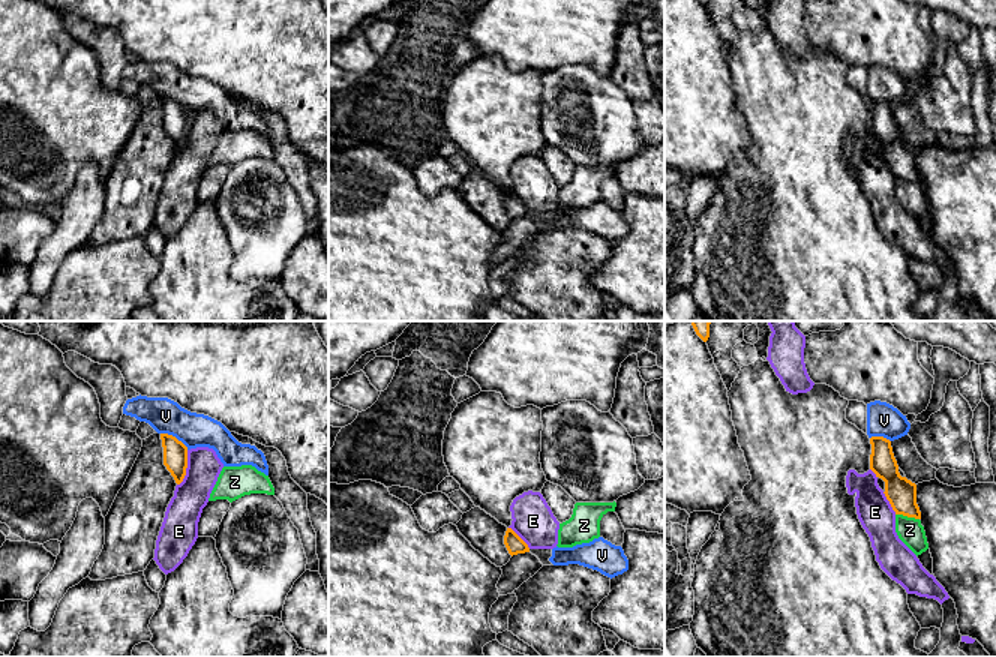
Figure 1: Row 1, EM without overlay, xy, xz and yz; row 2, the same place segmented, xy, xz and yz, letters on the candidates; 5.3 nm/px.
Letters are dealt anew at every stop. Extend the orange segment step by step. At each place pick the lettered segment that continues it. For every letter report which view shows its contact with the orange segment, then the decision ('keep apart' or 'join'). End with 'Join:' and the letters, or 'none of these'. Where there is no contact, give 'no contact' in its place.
E: contact in xy; keep apart
V: contact in xy; keep apart
Z: contact in yz; keep apart
Join: none of these

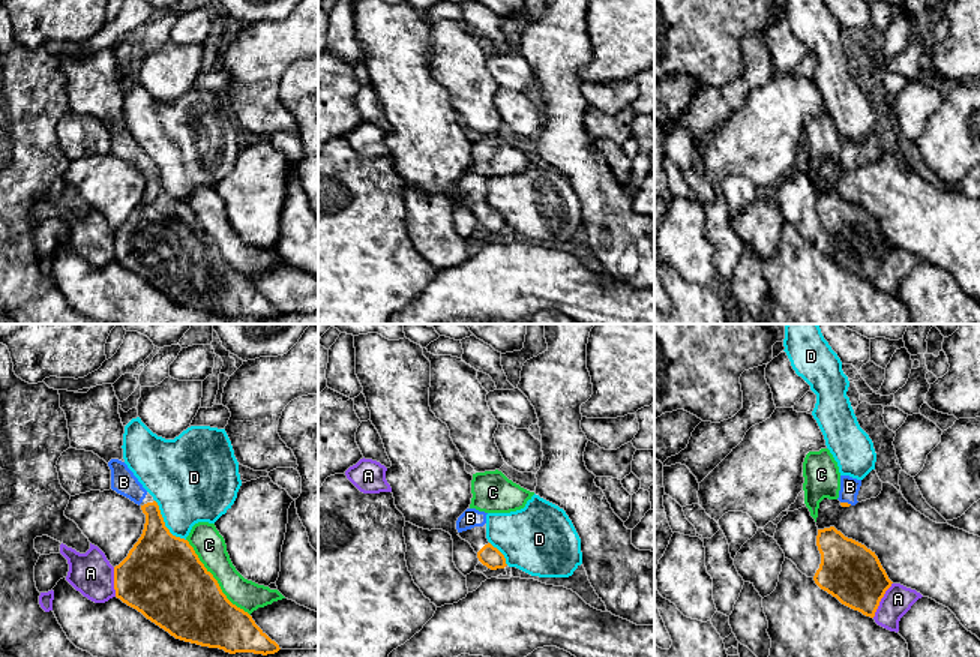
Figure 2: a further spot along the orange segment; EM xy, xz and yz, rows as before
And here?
A: contact in yz; keep apart
B: contact in yz; join
C: contact in xy; keep apart
D: contact in xy; keep apart
Join: B

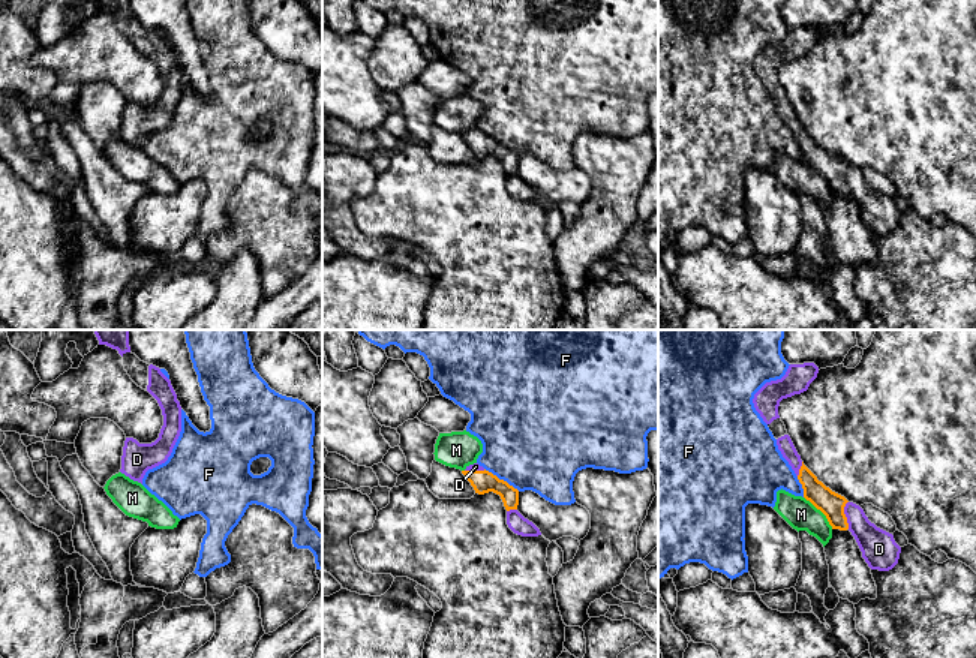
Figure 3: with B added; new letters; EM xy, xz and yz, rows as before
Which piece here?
D: contact in yz; join
F: contact in xz; keep apart
M: contact in yz; keep apart
Join: D

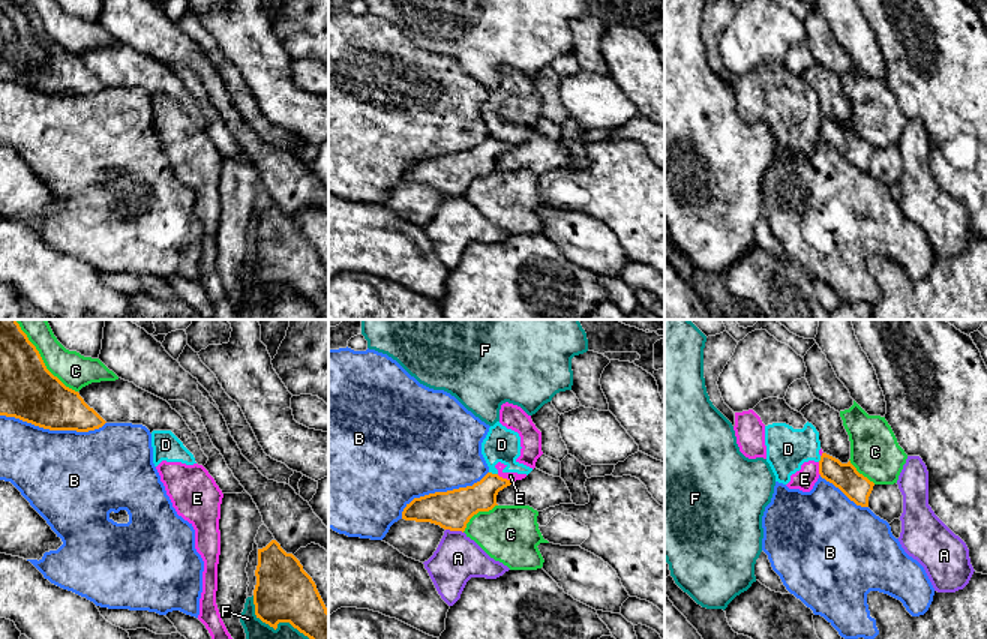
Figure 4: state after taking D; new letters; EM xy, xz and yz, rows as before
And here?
A: contact in xz; keep apart
B: contact in xy; keep apart
C: contact in xy; keep apart
D: contact in xz; keep apart
E: contact in xz; keep apart
F: contact in xy; keep apart
Join: none of these

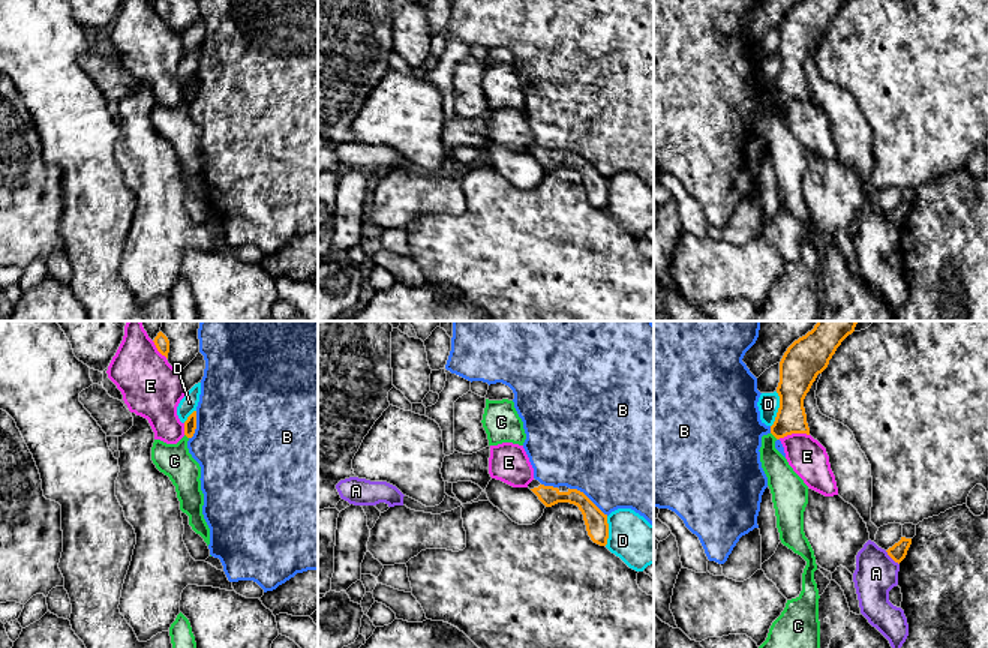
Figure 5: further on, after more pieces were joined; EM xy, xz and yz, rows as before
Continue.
A: contact in yz; keep apart
B: contact in xz; keep apart
C: contact in yz; keep apart
D: contact in yz; keep apart
E: contact in yz; keep apart
Join: none of these

